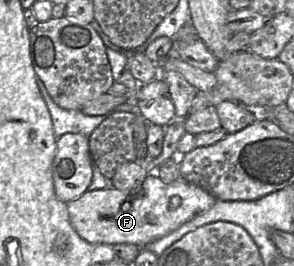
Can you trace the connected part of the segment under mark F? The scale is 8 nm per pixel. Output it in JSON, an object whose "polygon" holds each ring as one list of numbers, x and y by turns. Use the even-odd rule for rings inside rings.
{"polygon":[[151,172,141,185,140,195,131,198,131,191,116,188,87,190,67,203,69,220,84,240,114,245,131,243,142,247,179,228,195,215,209,210,216,198,203,188,184,179,171,183]]}

